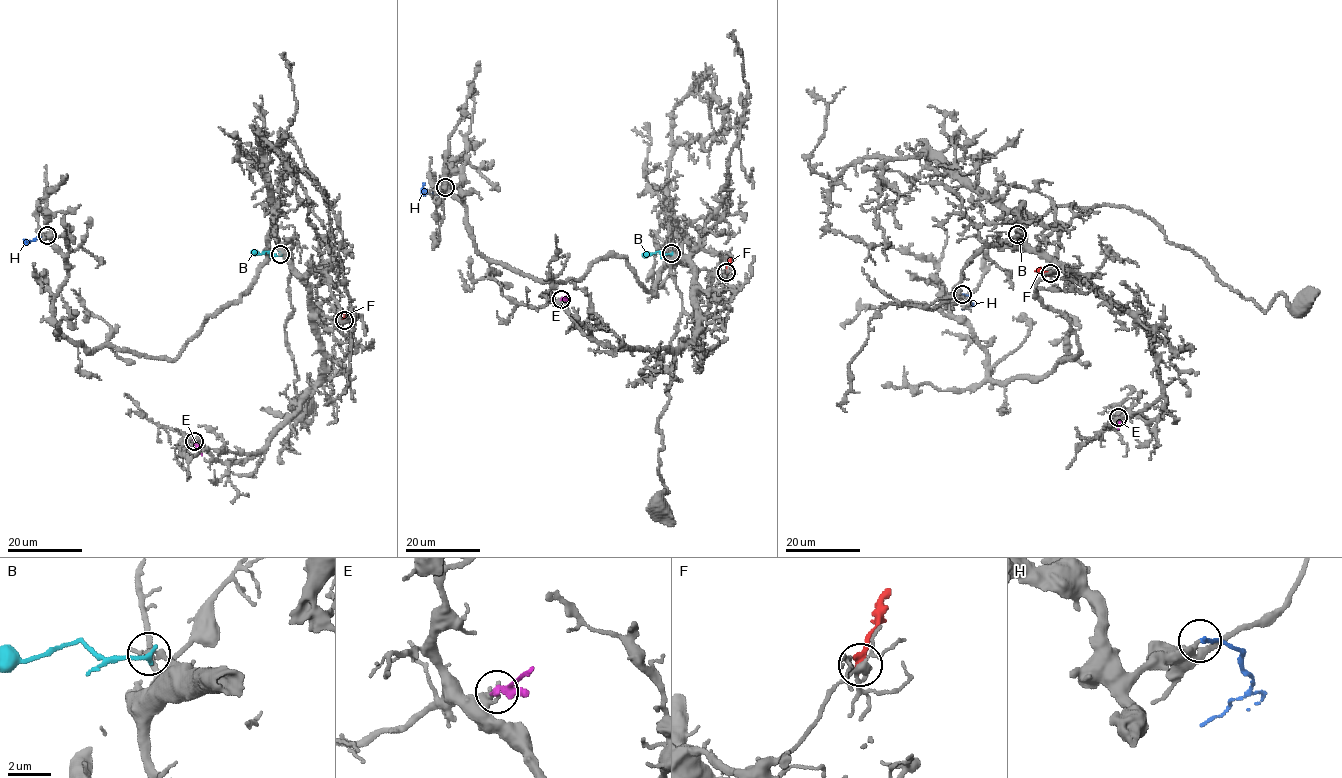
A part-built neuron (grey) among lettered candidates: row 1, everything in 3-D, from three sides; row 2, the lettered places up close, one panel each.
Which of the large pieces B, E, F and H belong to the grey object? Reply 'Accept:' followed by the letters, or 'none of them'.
Accept: none of them

